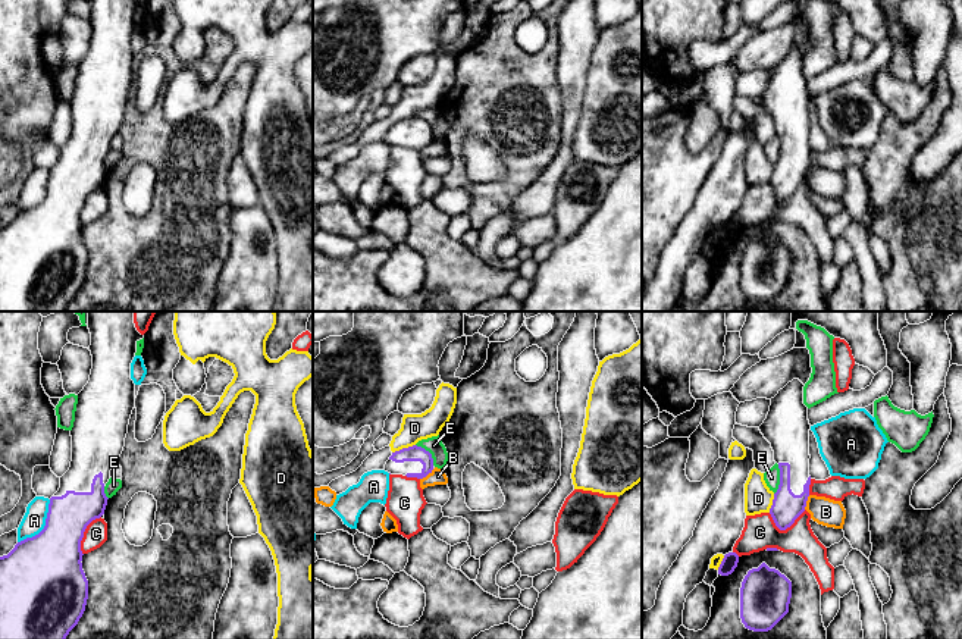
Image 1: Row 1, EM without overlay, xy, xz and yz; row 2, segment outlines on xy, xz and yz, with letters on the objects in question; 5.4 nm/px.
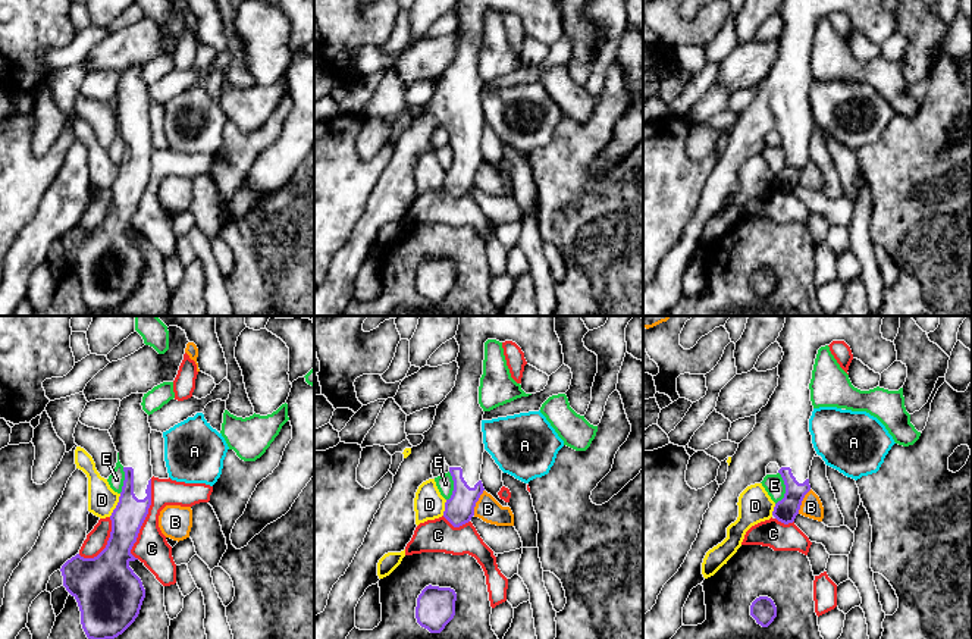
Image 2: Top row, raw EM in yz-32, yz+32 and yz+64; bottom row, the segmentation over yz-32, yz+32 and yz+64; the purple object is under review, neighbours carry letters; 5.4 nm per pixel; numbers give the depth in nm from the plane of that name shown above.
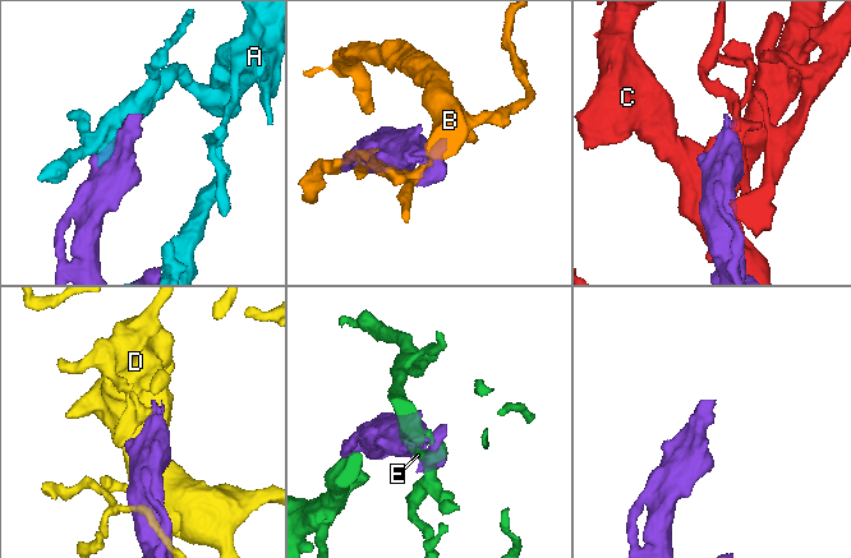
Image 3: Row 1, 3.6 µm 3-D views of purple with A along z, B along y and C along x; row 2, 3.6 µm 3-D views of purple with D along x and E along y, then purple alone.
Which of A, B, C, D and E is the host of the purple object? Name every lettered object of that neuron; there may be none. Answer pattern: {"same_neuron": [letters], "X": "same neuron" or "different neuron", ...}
{"same_neuron": [], "A": "different neuron", "B": "different neuron", "C": "different neuron", "D": "different neuron", "E": "different neuron"}

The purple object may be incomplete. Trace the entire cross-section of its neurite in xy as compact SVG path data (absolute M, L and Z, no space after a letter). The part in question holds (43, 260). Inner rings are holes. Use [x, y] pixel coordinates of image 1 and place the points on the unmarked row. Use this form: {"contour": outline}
{"contour": "M90 0L91 16L90 22L93 26L93 40L88 54L78 65L78 75L75 82L75 93L70 101L72 107L72 132L69 141L60 148L59 162L50 169L48 184L46 189L44 200L32 207L26 209L15 216L15 219L7 225L0 228L0 311L65 311L69 303L78 295L82 288L88 270L88 251L82 241L82 222L81 212L87 197L95 189L104 189L104 181L107 176L107 167L104 165L104 157L110 150L110 141L119 134L119 128L125 118L125 109L128 104L128 95L135 78L135 54L131 50L131 34L137 24L137 13L144 9L137 0Z"}

